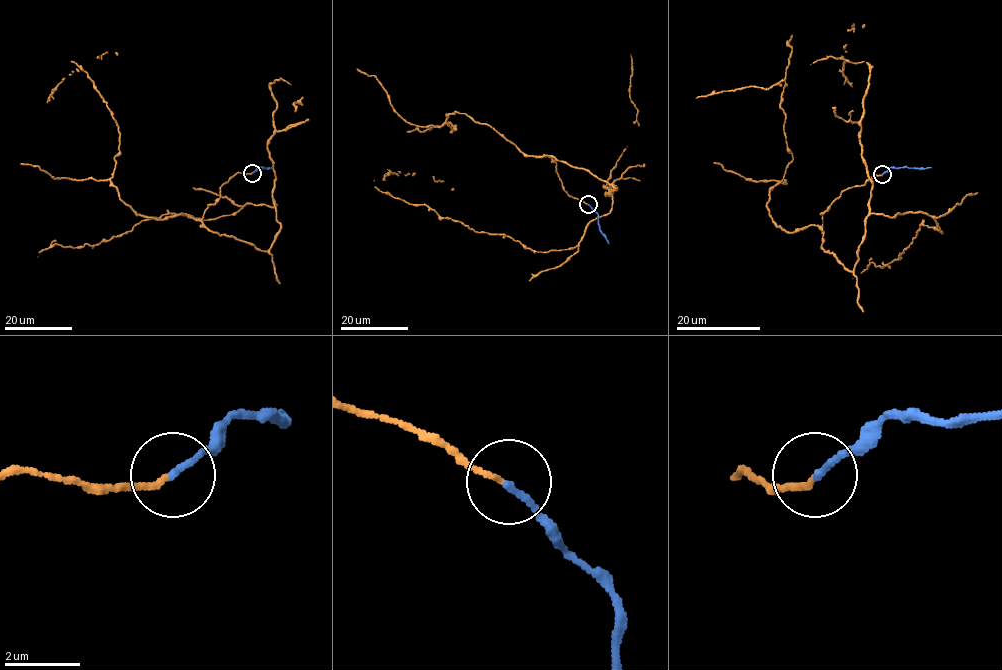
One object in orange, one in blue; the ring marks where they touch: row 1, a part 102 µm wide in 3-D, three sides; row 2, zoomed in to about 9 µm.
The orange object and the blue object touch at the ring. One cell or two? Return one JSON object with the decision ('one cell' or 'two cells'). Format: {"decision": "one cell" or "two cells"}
{"decision": "one cell"}

